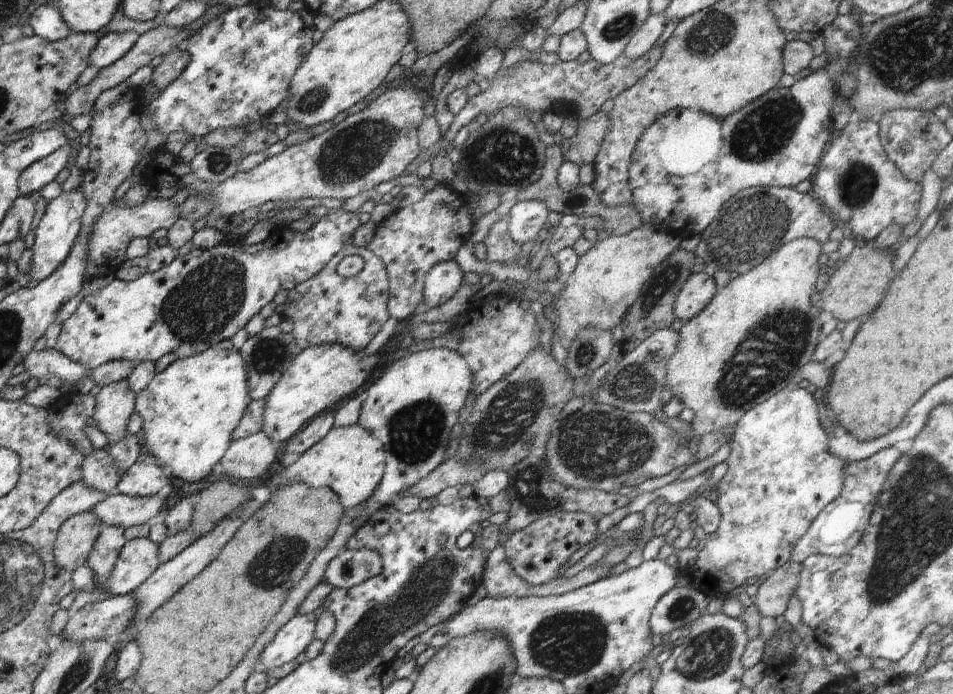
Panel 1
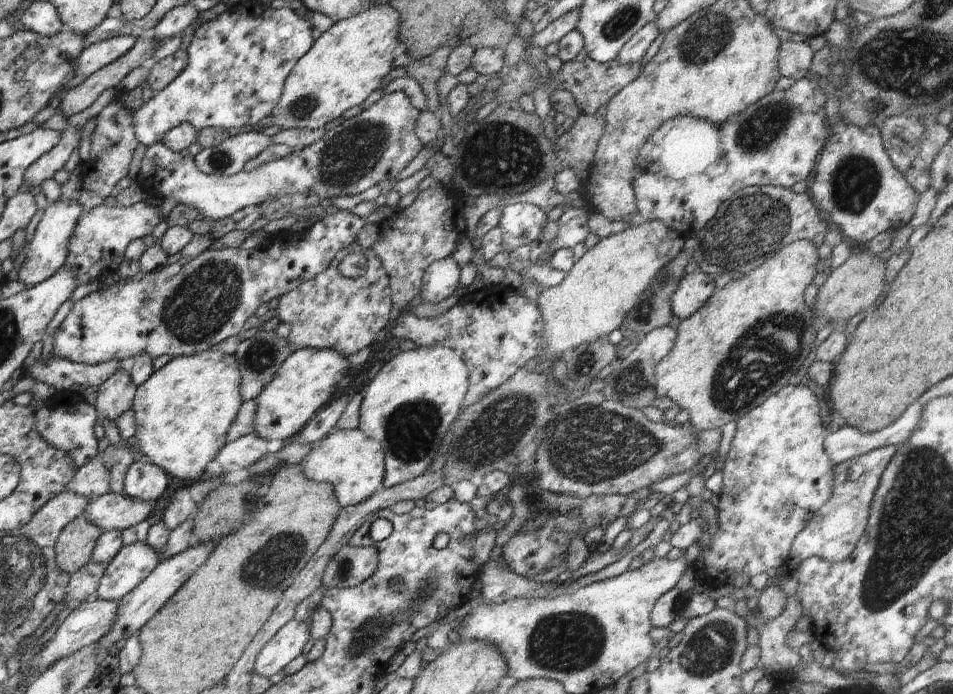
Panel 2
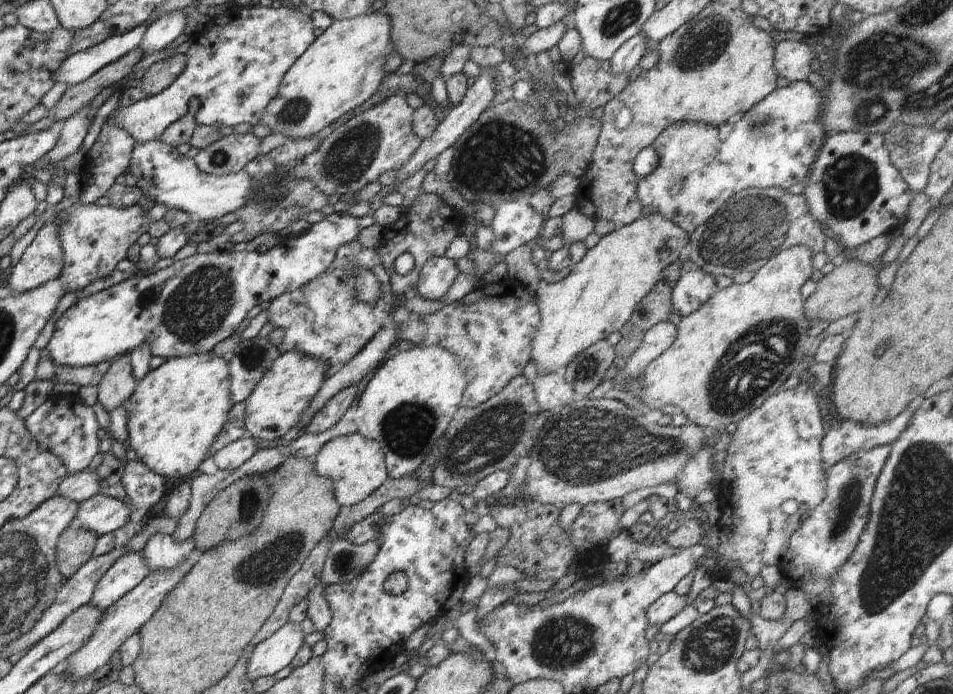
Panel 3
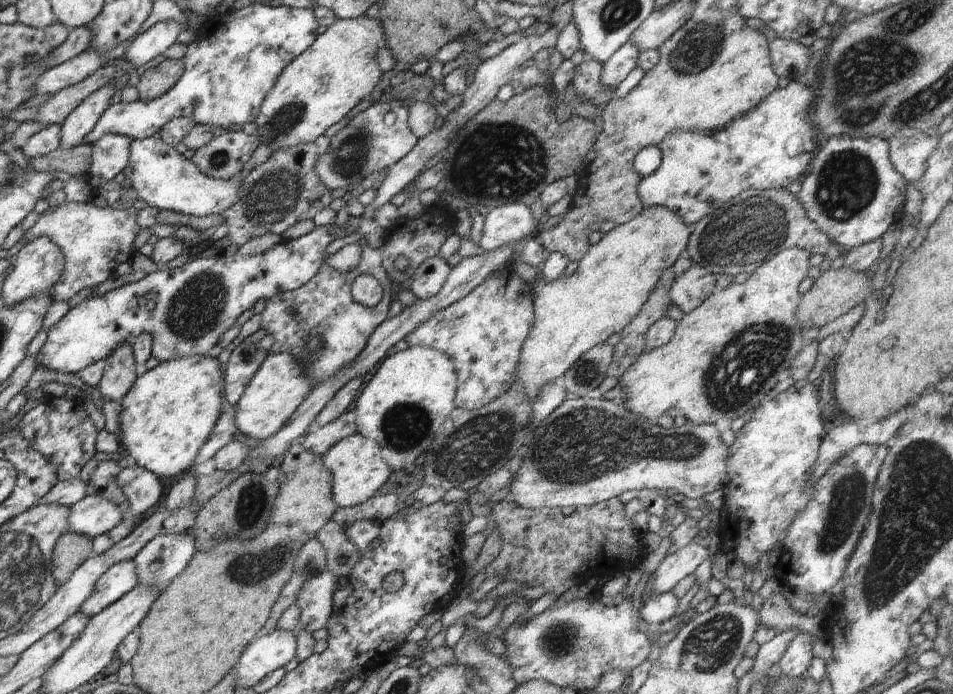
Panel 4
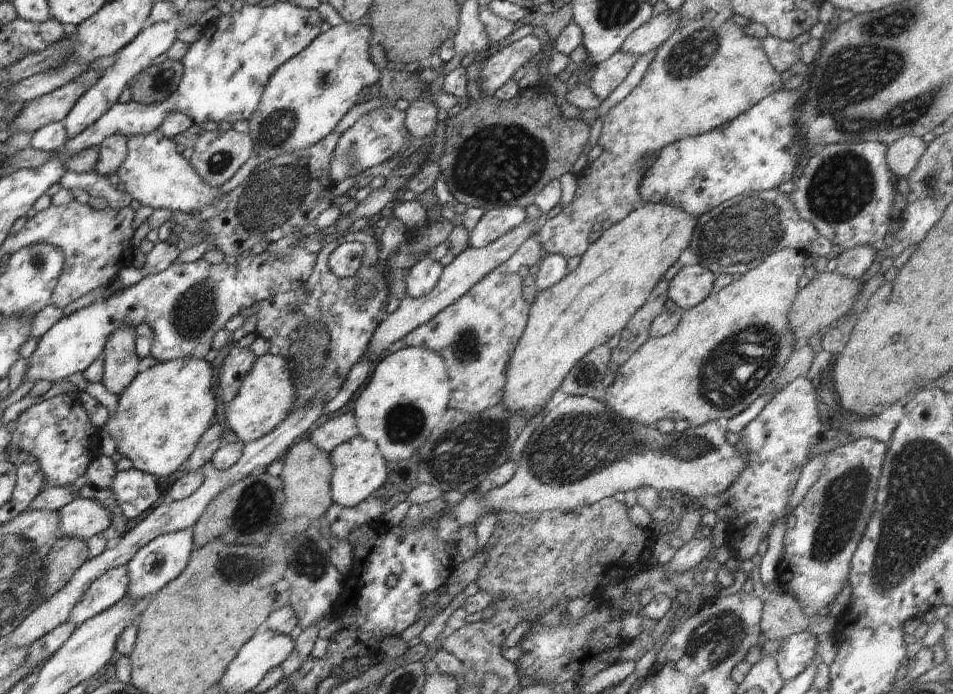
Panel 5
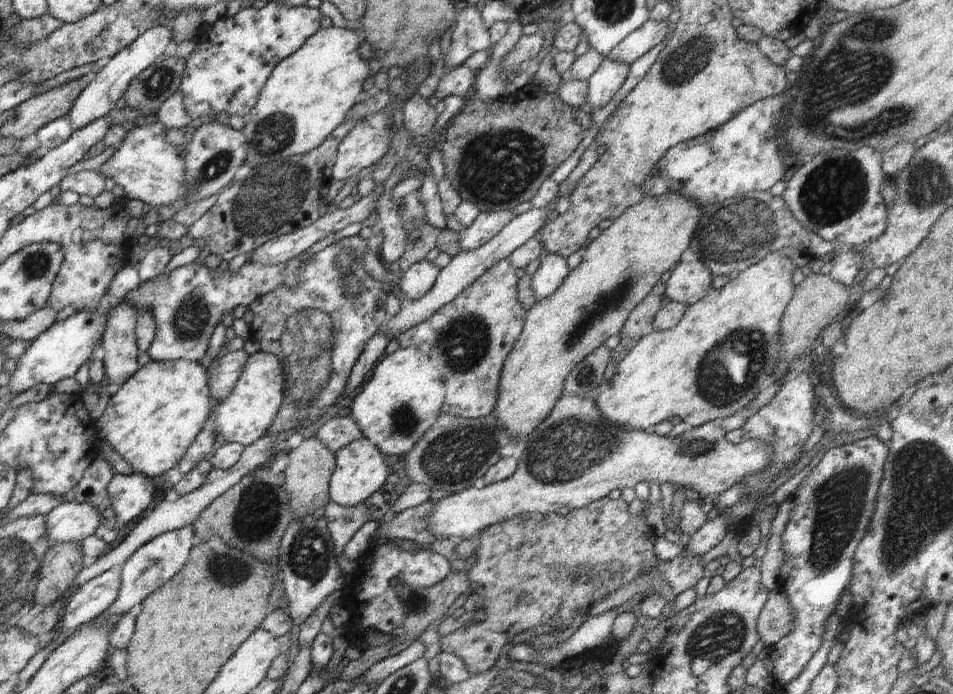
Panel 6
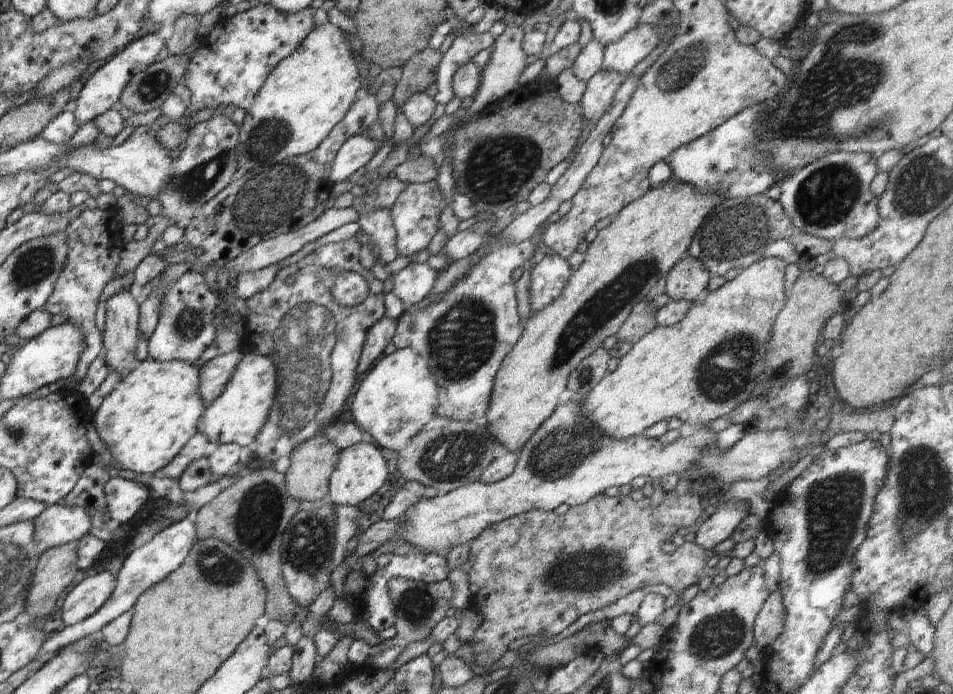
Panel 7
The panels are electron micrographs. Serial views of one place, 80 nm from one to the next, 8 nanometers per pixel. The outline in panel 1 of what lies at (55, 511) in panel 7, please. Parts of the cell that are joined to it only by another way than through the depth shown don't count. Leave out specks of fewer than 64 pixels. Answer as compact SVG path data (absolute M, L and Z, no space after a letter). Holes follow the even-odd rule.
M167 491L147 497L133 497L114 493L99 502L90 512L108 526L123 529L146 524L150 518L162 510L167 499Z

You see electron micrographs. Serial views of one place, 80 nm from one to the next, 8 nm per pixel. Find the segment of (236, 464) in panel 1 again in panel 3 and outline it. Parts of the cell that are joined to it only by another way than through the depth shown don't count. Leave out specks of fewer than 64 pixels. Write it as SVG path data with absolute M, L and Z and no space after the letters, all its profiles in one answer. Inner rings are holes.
M253 437L236 440L213 454L212 460L219 470L235 472L244 462L248 462L256 452L259 452L257 444L257 440Z

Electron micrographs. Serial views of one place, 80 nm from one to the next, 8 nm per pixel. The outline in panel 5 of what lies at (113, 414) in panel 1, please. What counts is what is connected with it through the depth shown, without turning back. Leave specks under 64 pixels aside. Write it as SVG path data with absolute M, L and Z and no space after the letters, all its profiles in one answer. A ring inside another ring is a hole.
M122 325L118 331L114 331L103 348L103 377L102 384L113 395L124 392L124 389L136 378L141 361L135 349L134 327Z

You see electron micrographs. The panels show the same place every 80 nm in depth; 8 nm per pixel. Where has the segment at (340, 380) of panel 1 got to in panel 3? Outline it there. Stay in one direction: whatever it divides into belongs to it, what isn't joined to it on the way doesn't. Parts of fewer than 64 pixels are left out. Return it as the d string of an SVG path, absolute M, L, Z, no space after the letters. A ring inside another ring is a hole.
M289 351L276 356L270 370L258 380L256 388L244 402L244 428L254 439L280 441L282 436L298 426L300 416L310 406L316 392L333 372L326 362L306 356L302 352Z

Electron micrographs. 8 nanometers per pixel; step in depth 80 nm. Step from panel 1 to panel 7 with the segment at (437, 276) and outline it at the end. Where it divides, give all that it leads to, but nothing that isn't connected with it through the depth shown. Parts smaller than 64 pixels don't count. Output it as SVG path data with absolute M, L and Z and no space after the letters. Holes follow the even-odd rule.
M413 262L398 274L390 275L388 290L398 296L404 305L412 307L430 294L438 274L427 262Z

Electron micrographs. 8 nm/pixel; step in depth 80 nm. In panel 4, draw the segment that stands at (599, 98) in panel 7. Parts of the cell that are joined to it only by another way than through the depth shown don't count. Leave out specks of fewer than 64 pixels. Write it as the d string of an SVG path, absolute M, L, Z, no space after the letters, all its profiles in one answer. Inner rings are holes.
M626 41L602 65L601 83L605 87L616 87L636 68L639 48L630 41Z

